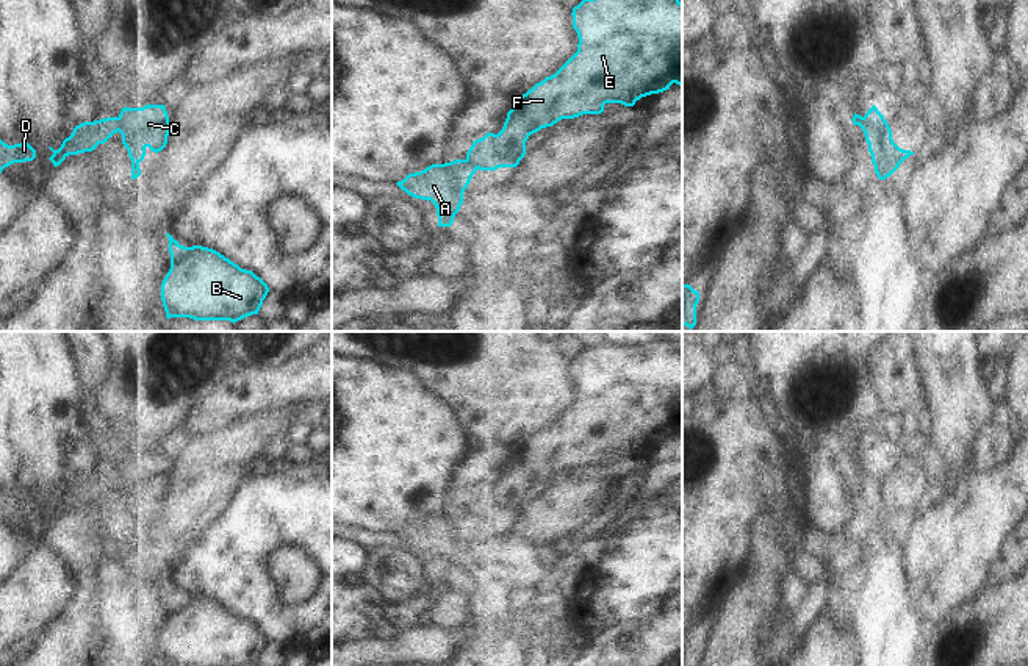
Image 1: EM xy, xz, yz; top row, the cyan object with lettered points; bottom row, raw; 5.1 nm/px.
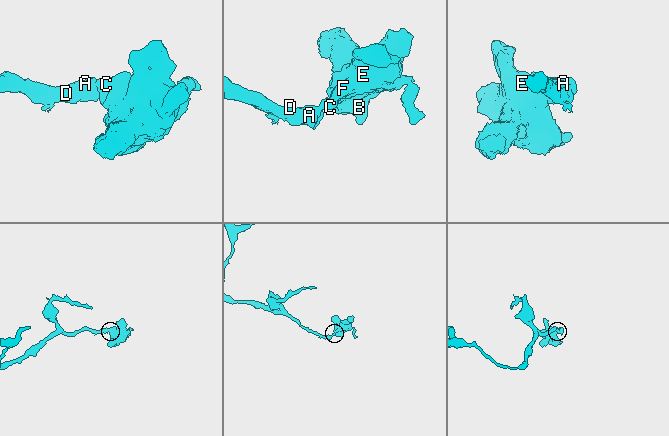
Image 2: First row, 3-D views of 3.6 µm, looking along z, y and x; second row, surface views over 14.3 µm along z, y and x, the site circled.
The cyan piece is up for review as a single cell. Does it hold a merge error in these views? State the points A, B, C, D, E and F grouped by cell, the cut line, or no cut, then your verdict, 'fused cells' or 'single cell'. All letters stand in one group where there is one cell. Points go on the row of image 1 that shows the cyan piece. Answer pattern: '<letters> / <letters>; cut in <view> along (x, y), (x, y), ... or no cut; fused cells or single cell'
A D / B C E F; cut in xy along (116, 118), (119, 130); fused cells

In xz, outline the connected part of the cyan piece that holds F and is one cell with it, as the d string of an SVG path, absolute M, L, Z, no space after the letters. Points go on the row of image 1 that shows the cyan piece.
M582 0L573 8L571 16L579 38L577 52L554 75L516 97L498 134L487 133L473 142L466 161L476 169L516 167L526 155L529 136L562 119L601 114L606 103L634 106L642 97L663 92L673 83L682 86L682 3L679 0Z

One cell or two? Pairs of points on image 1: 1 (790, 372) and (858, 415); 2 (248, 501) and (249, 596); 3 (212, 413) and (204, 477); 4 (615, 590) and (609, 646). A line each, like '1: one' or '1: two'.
1: one
2: one
3: two
4: two

